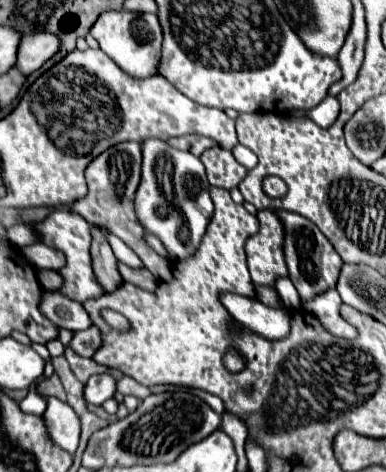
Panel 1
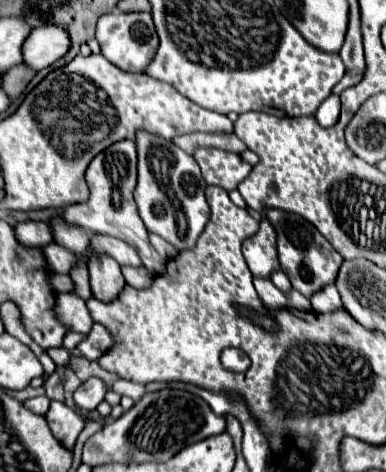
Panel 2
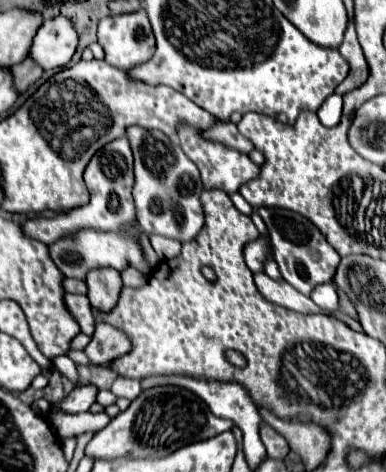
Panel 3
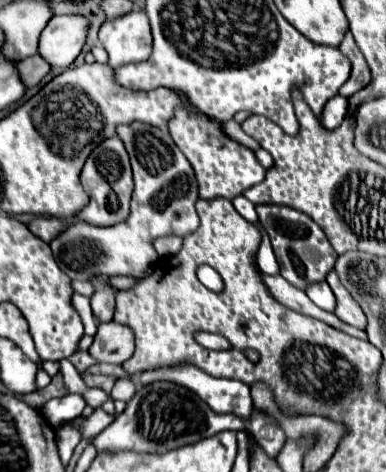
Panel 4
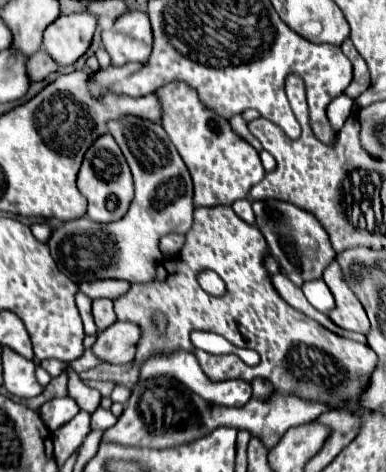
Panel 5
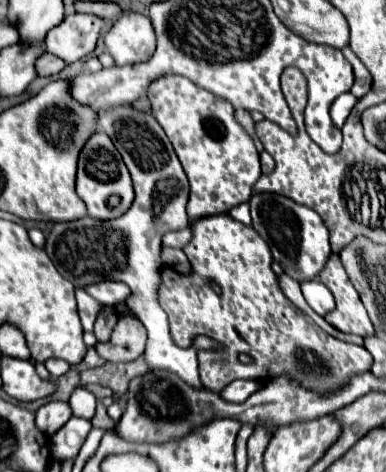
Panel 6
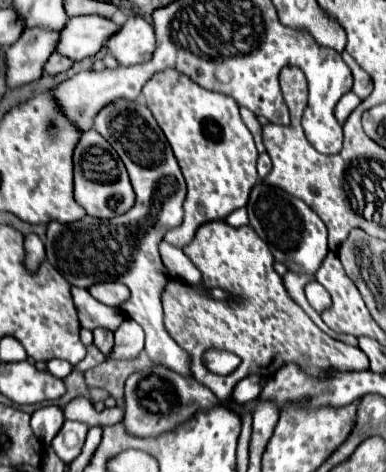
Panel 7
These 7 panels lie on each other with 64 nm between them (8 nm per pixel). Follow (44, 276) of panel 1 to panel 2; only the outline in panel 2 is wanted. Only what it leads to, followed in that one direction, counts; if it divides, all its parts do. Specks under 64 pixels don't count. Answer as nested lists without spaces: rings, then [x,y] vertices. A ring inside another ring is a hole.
[[[54,274],[52,286],[56,292],[72,292],[74,290],[74,282],[70,280],[70,276],[64,276],[64,274]]]

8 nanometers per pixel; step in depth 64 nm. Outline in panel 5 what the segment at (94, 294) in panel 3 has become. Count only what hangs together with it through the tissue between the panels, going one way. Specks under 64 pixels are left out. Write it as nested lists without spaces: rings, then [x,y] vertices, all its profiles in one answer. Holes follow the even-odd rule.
[[[94,300],[92,312],[94,312],[94,322],[98,326],[98,332],[102,332],[104,328],[108,328],[116,322],[112,300]]]

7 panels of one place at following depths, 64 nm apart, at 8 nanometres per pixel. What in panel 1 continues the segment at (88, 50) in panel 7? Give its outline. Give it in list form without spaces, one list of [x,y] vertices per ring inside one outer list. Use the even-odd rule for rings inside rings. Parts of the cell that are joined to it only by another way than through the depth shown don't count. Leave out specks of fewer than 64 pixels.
[[[34,32],[22,38],[18,48],[16,68],[24,72],[24,76],[38,70],[48,58],[52,58],[60,50],[60,40],[50,32]]]

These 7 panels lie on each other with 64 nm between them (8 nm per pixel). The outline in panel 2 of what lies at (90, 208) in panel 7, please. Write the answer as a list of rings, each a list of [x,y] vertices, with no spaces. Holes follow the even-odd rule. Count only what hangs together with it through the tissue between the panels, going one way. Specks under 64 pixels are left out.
[[[120,140],[110,148],[106,148],[104,152],[100,152],[86,170],[86,182],[90,188],[88,202],[64,208],[64,212],[60,214],[64,222],[84,228],[88,232],[110,234],[132,244],[138,250],[143,266],[151,275],[163,274],[166,270],[165,261],[150,244],[149,232],[140,220],[132,198],[132,192],[136,188],[136,144],[132,140]],[[34,220],[18,224],[16,238],[28,246],[46,246],[46,244],[54,242],[50,222],[34,222]],[[136,228],[140,230],[138,234]]]

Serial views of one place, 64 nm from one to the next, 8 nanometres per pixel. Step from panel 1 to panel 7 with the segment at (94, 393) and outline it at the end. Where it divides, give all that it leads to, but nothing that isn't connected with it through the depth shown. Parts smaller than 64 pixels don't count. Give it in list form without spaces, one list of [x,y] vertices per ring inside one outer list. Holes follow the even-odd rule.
[[[44,406],[44,408],[36,410],[30,420],[30,426],[32,426],[36,438],[40,438],[40,442],[44,446],[50,446],[50,442],[54,440],[54,436],[62,428],[62,424],[64,424],[64,416],[62,416],[62,408],[58,408],[58,406]]]

